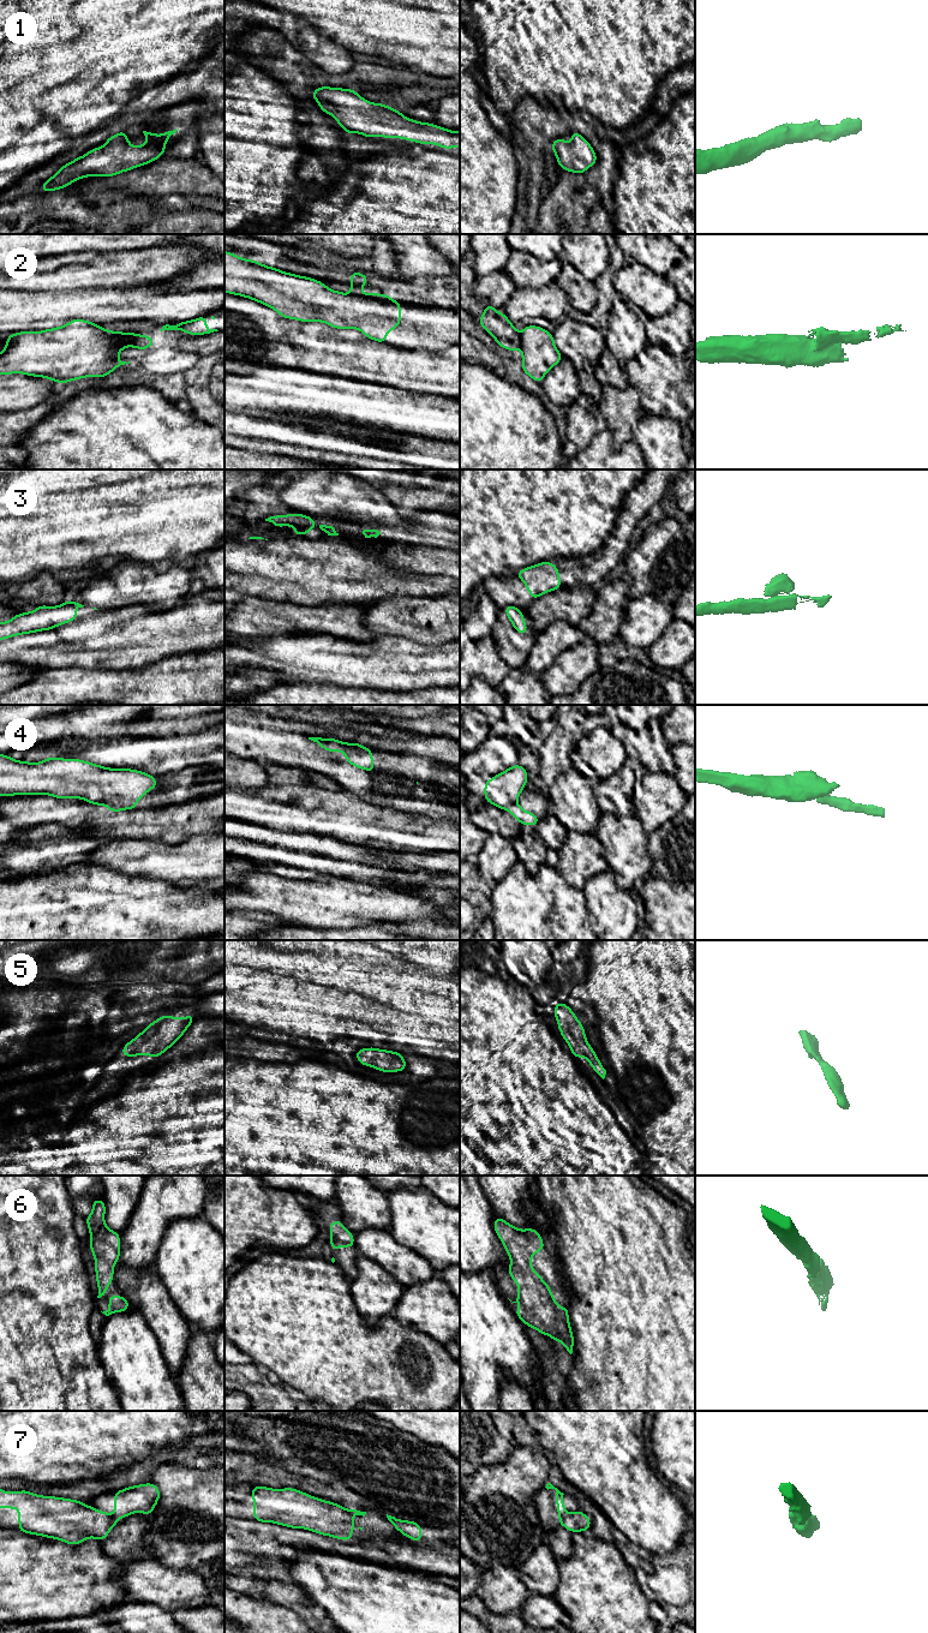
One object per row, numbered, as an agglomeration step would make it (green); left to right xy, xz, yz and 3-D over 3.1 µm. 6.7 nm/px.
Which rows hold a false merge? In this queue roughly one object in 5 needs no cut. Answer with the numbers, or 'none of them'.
2, 3, 4, 7

